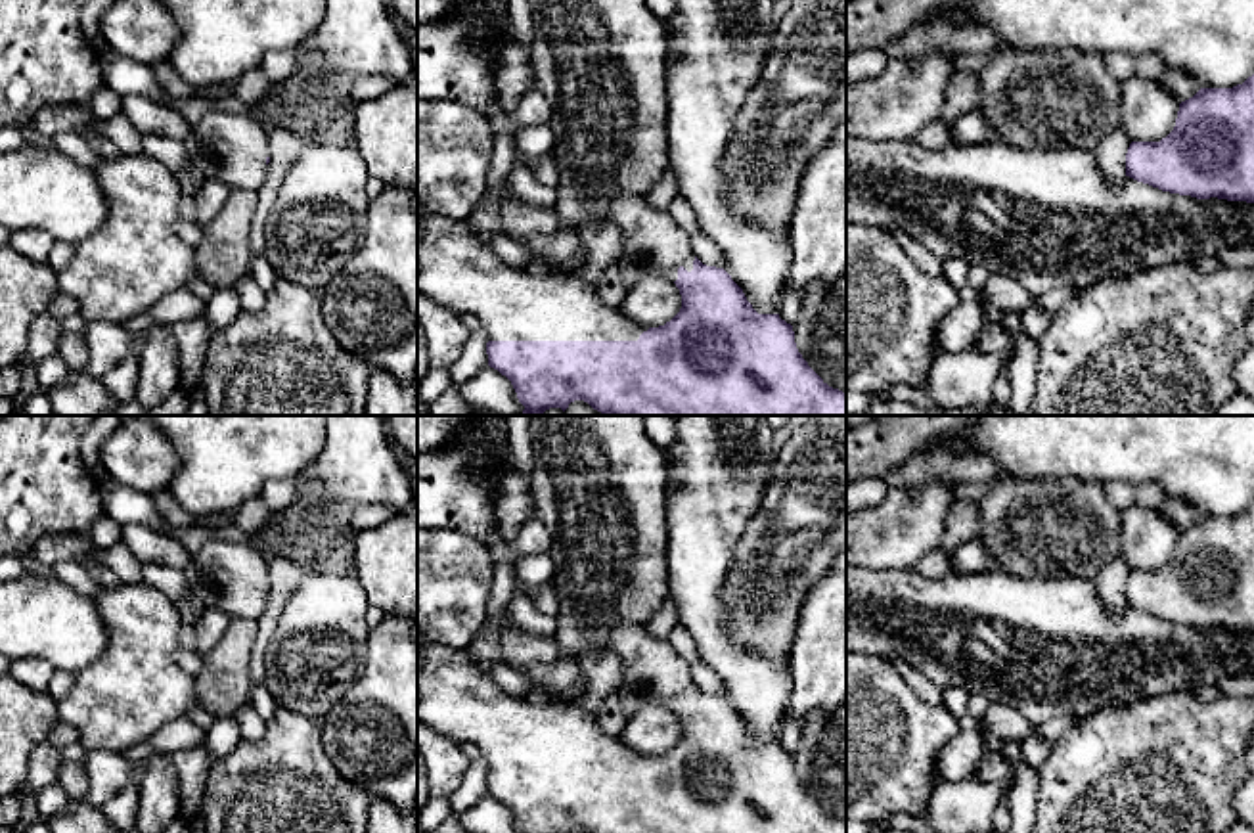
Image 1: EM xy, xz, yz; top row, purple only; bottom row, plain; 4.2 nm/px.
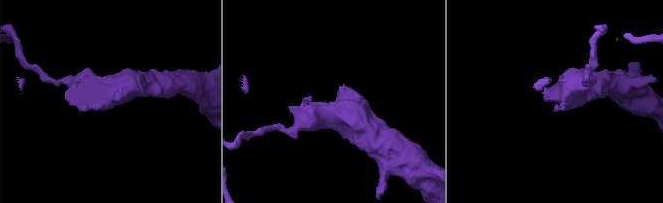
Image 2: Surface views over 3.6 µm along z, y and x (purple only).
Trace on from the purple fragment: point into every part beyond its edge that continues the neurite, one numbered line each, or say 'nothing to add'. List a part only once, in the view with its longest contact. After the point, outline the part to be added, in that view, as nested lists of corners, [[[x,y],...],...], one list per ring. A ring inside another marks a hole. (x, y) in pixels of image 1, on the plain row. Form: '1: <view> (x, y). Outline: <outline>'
1: xz (653, 673). Outline: [[[618,622],[609,651],[624,661],[624,680],[618,687],[624,707],[634,712],[647,705],[678,709],[678,697],[693,699],[691,666],[668,643],[655,638],[647,626]]]
2: xz (458, 701). Outline: [[[419,634],[417,642],[423,649],[417,663],[417,720],[456,745],[473,745],[488,770],[638,770],[649,758],[620,737],[607,735],[590,710],[549,701],[532,705],[482,674],[467,649],[438,645]]]

